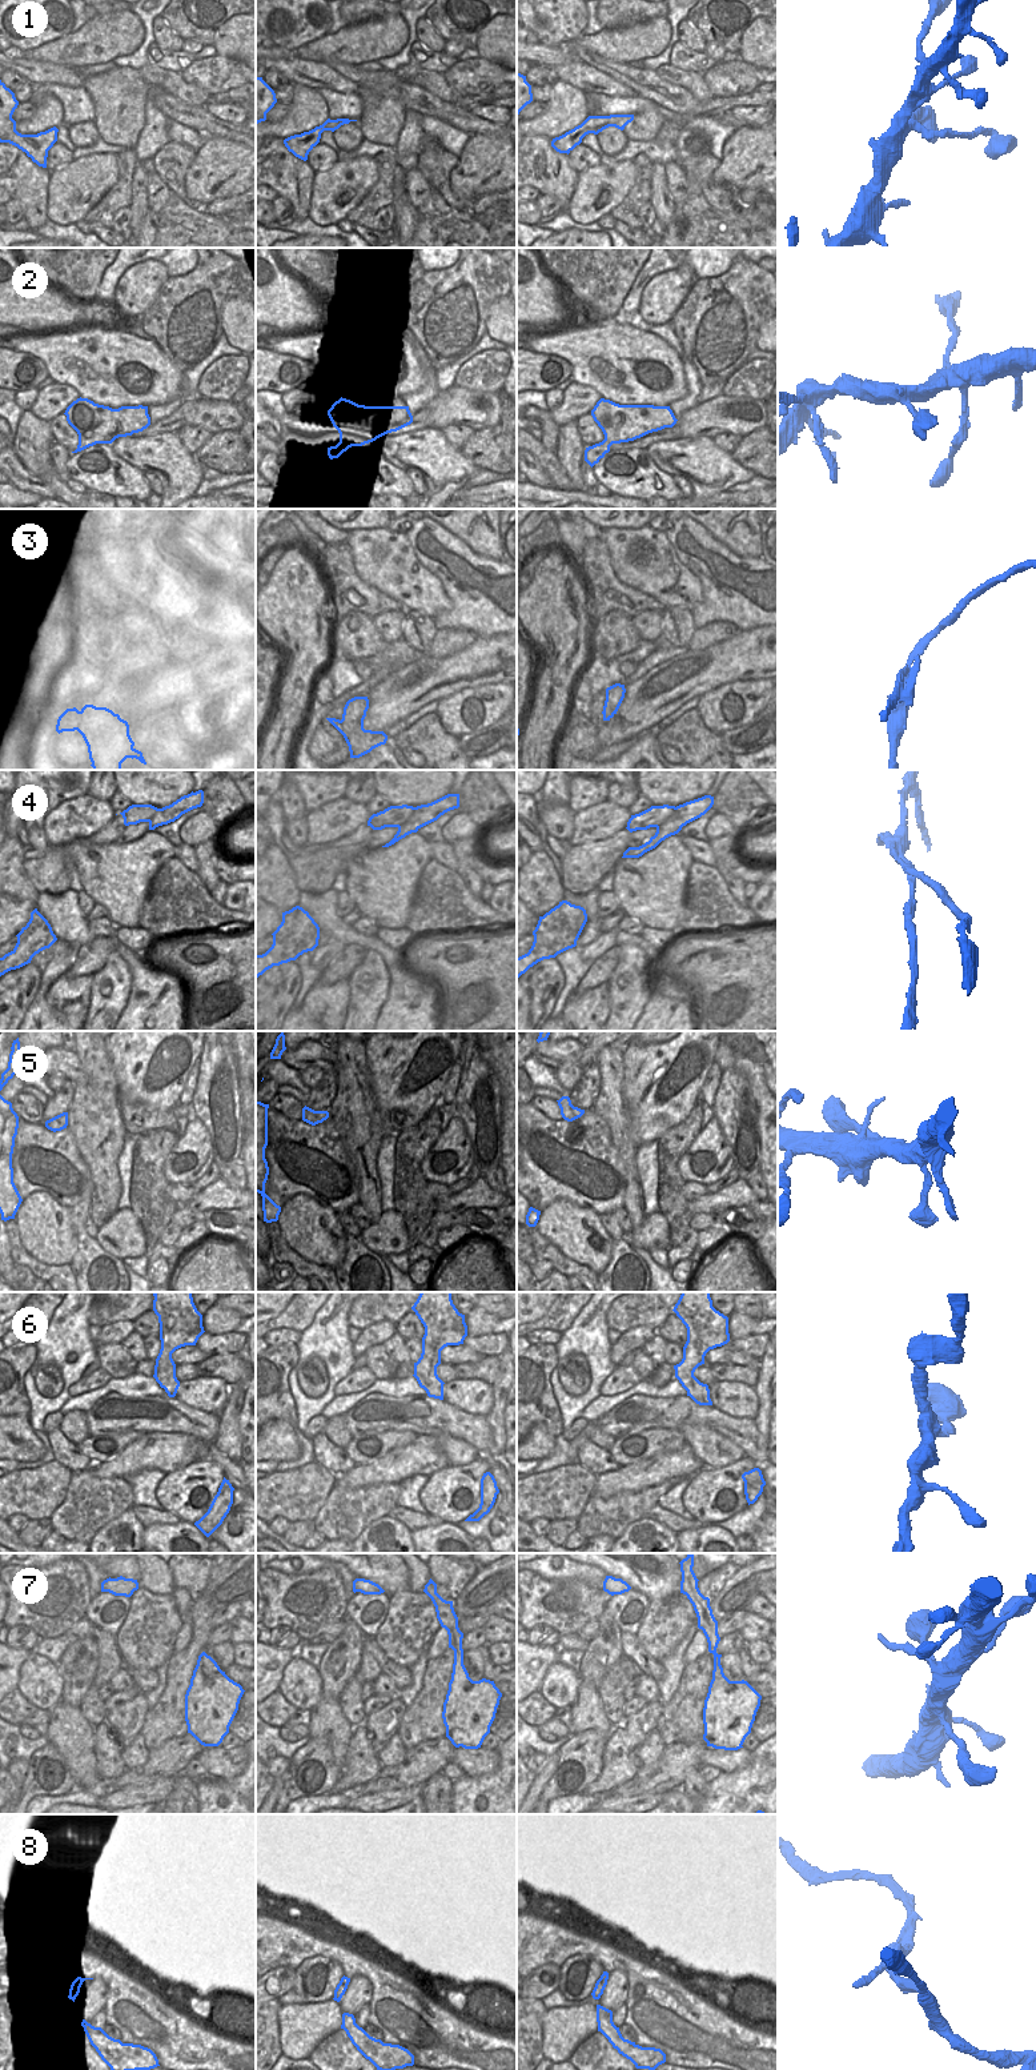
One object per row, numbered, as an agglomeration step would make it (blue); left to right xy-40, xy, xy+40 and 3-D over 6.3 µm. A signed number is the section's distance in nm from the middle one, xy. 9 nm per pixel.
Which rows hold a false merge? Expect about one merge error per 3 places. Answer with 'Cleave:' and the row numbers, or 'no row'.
Cleave: 3, 4, 8

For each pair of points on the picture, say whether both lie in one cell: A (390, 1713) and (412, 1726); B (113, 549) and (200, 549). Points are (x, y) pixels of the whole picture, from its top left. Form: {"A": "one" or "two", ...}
{"A": "two", "B": "two"}

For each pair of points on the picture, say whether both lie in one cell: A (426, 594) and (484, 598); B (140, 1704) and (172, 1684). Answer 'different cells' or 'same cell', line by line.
A: different cells
B: different cells

